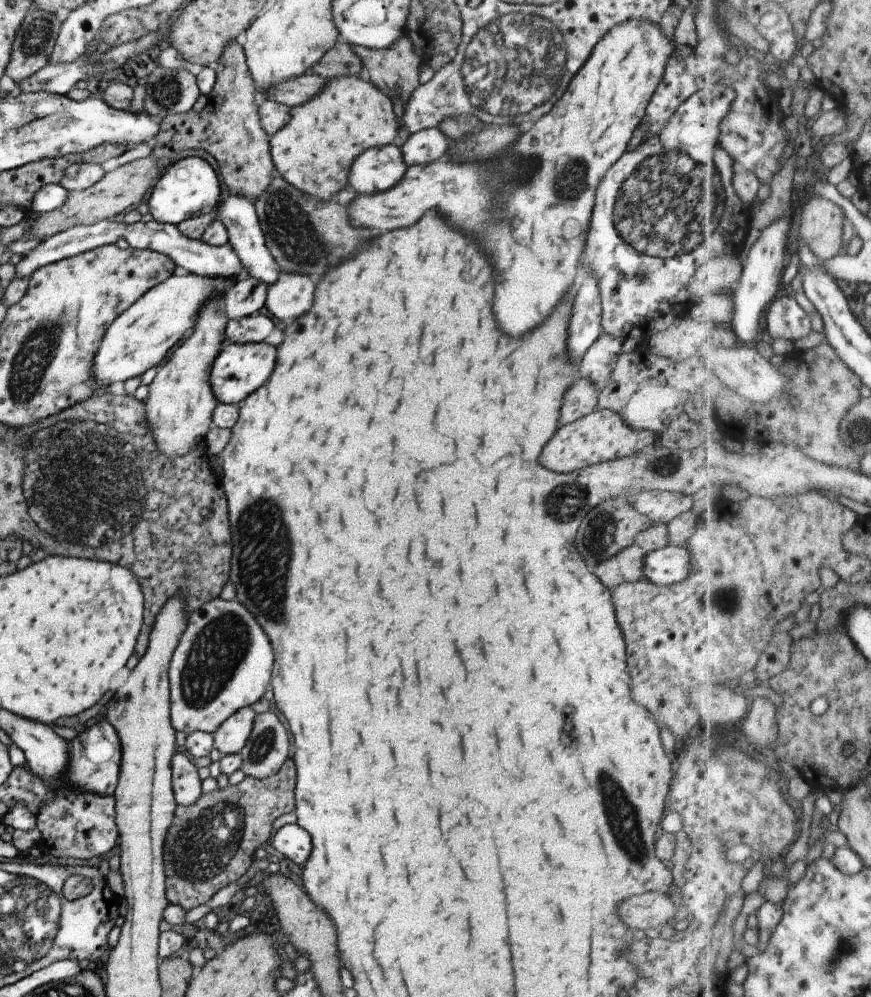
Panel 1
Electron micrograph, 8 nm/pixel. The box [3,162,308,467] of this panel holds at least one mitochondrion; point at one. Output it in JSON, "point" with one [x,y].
{"point":[38,349]}

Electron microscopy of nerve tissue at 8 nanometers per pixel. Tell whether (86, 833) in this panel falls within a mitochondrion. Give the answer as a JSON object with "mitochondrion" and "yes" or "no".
{"mitochondrion":"no"}

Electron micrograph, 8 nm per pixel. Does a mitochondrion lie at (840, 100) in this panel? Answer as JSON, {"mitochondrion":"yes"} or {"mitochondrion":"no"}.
{"mitochondrion":"no"}

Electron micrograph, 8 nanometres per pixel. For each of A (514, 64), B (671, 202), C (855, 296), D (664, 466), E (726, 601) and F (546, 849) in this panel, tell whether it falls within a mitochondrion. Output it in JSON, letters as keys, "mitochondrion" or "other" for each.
{"A":"mitochondrion","B":"mitochondrion","C":"other","D":"mitochondrion","E":"mitochondrion","F":"other"}

